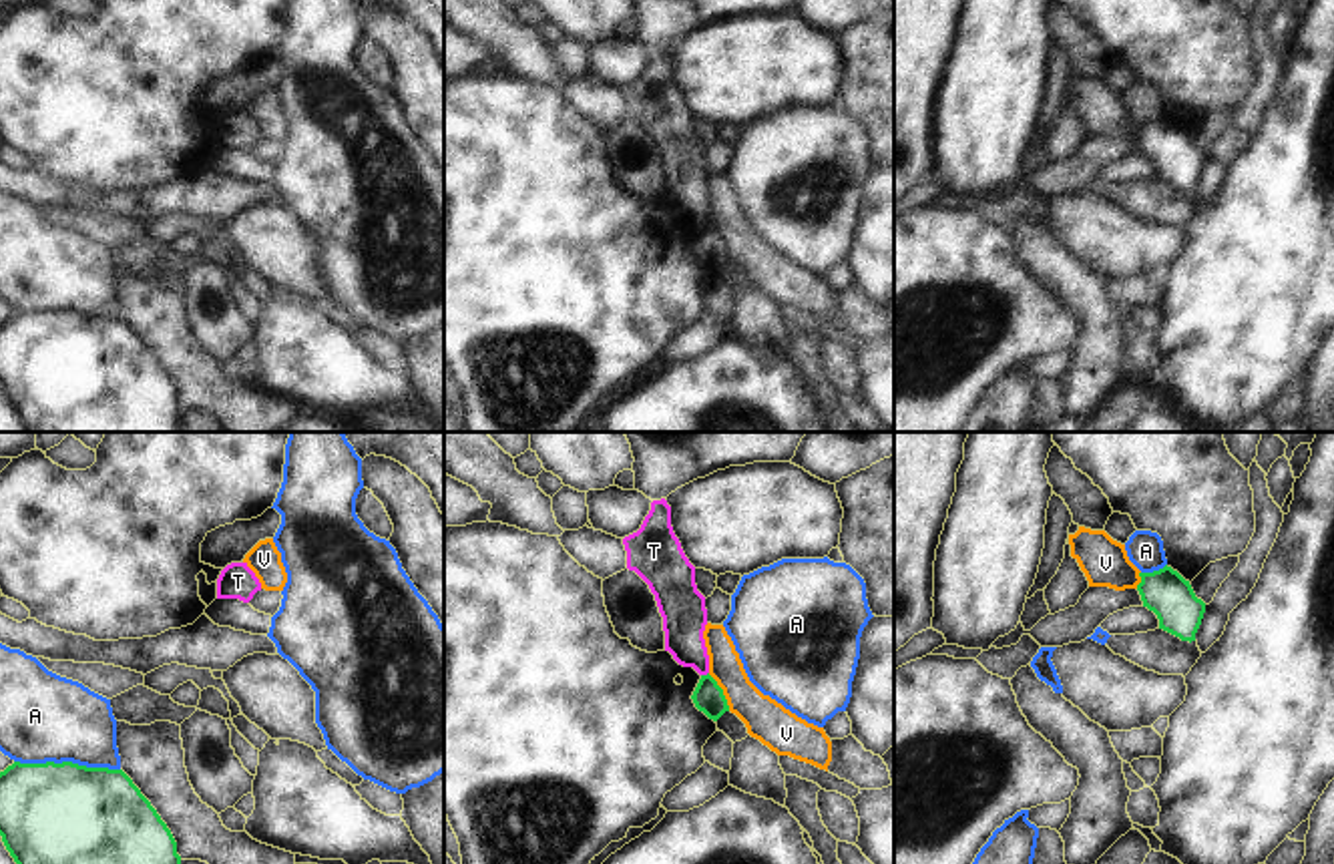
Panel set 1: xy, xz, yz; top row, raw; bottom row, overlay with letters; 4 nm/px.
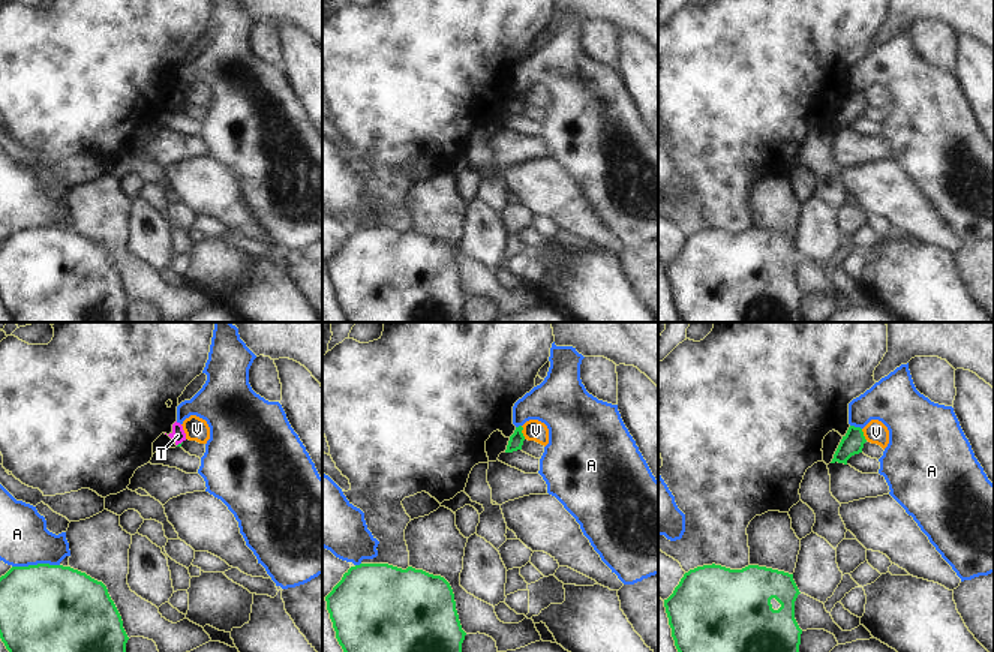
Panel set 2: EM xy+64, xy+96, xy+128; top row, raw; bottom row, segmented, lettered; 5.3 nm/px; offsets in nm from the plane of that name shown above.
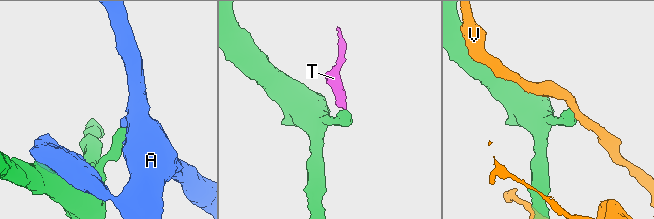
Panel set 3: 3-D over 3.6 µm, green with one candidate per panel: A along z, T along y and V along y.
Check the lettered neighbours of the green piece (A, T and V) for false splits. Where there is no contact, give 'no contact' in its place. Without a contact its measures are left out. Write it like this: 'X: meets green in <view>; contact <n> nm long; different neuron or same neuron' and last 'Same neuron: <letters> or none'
A: meets green in xy; contact 420 nm long; different neuron
T: meets green in xz; contact 40 nm long; different neuron
V: meets green in xz; contact 180 nm long; different neuron
Same neuron: none

